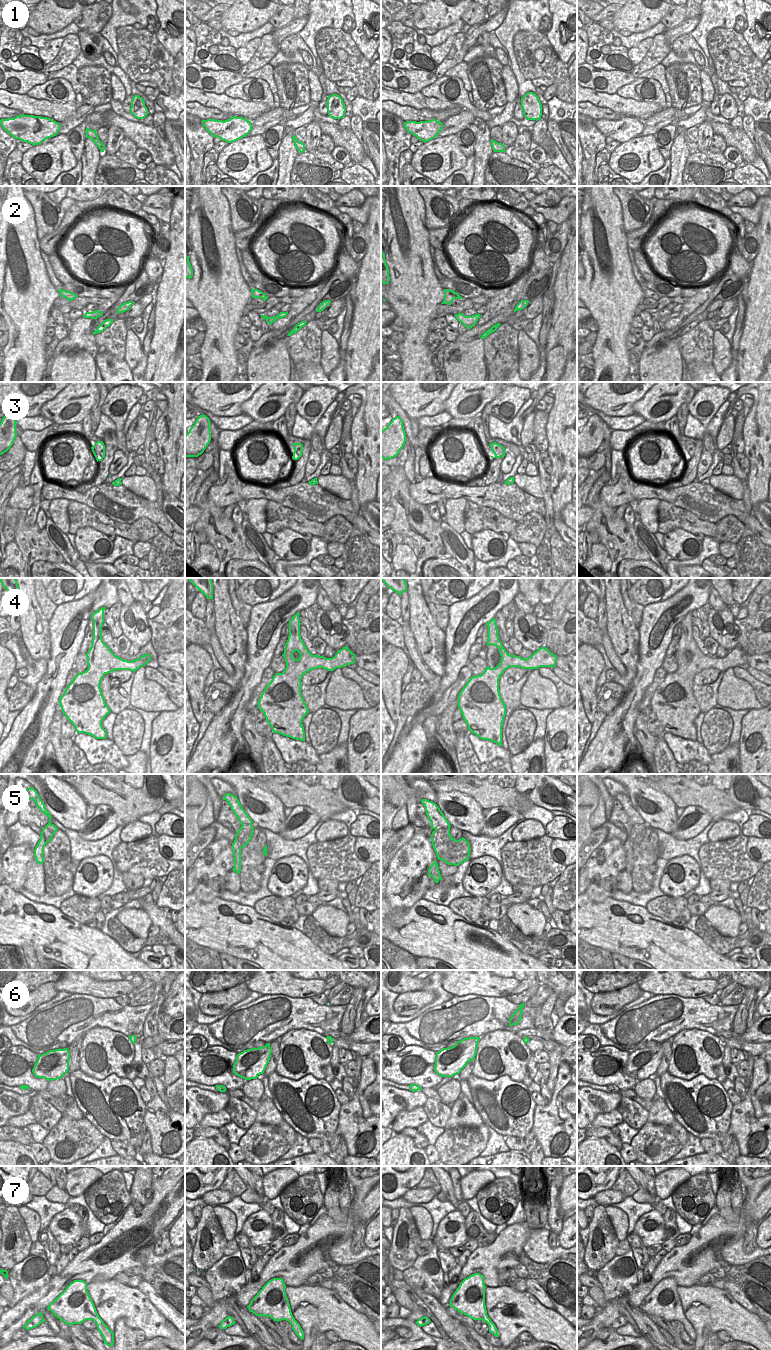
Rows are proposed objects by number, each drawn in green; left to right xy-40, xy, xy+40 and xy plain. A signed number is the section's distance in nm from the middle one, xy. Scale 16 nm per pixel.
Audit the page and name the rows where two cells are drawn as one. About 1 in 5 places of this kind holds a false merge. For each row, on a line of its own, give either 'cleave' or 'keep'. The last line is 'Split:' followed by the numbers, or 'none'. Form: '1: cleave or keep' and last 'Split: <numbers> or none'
1: cleave
2: keep
3: keep
4: keep
5: keep
6: keep
7: keep
Split: 1

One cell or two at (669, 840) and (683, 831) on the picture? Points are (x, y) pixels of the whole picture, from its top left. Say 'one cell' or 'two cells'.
two cells

